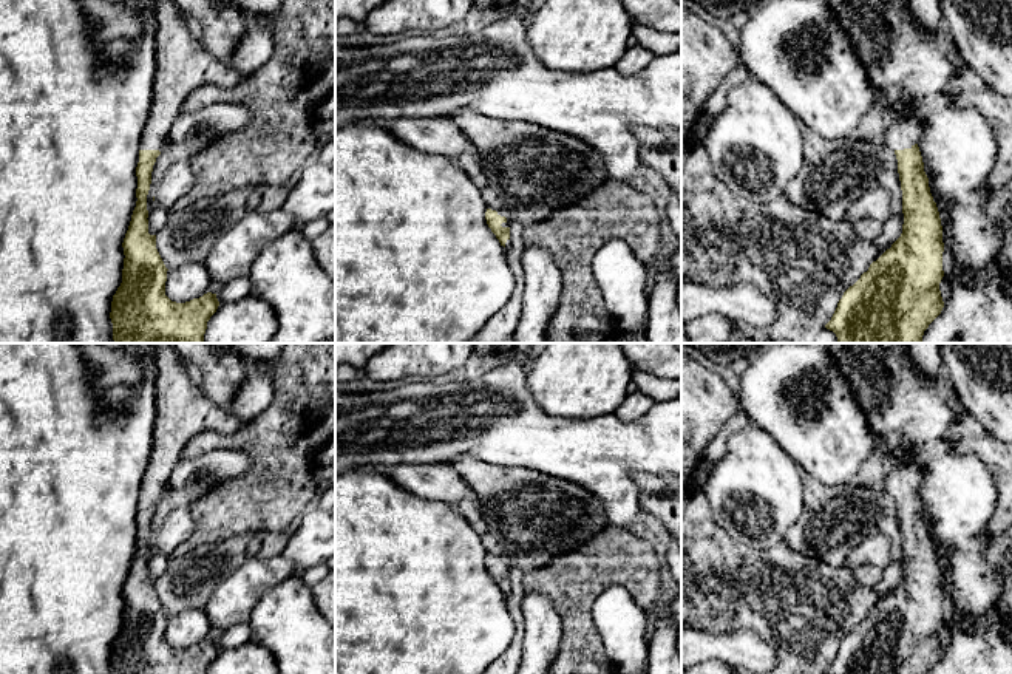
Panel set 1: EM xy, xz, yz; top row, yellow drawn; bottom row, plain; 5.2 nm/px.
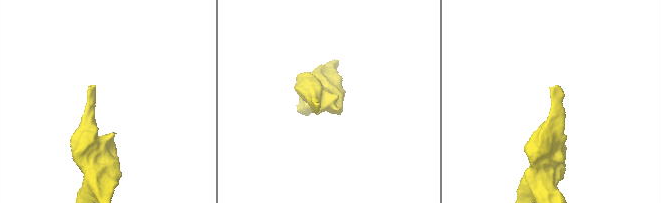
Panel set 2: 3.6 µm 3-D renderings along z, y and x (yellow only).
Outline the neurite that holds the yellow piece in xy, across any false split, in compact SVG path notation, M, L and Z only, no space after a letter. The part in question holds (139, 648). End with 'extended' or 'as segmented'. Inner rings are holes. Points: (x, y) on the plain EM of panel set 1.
M156 343L156 420L151 454L142 478L139 509L136 513L138 535L136 553L125 580L122 629L113 642L110 665L113 674L207 674L207 668L216 659L219 648L216 640L207 638L185 649L171 648L165 642L167 614L156 595L156 581L148 580L147 541L151 530L151 518L156 504L167 490L167 481L179 461L184 445L198 433L215 430L226 434L235 433L246 425L232 414L209 400L199 386L188 377L182 359L168 343Z | extended

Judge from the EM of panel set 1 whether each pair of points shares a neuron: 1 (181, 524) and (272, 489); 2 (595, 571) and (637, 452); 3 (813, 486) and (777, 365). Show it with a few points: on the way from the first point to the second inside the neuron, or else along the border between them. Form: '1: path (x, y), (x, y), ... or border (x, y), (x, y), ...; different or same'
1: border (187, 507), (193, 521), (193, 531), (172, 551); different
2: border (611, 523), (628, 531); different
3: border (801, 467), (825, 484), (845, 484); different

